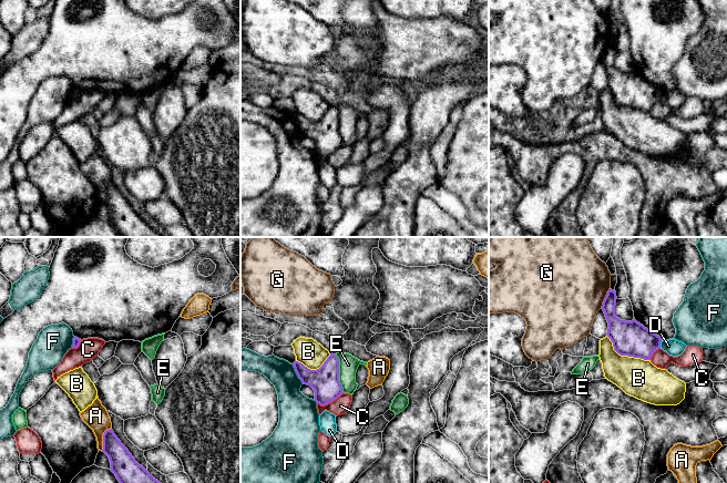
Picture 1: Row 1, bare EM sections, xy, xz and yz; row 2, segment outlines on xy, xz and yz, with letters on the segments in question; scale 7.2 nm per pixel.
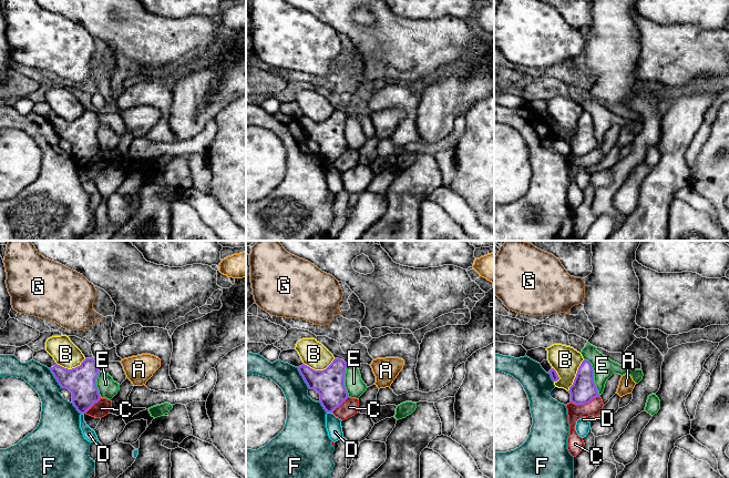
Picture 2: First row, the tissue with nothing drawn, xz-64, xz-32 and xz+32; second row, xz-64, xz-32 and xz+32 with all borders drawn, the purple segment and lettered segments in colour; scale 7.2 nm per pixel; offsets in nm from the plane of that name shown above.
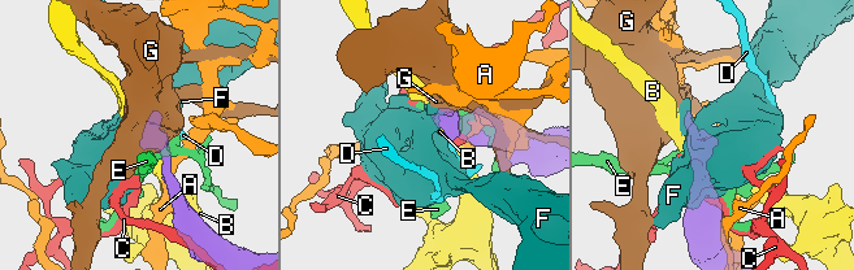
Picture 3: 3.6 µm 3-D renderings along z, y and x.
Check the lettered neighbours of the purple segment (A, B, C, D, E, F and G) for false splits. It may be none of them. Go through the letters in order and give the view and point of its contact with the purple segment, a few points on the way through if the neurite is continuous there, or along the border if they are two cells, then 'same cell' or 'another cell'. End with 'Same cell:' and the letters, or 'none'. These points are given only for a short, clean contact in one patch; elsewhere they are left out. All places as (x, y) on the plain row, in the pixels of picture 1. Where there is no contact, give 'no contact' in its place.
A: meets purple in xy at (103, 189); another cell
B: meets purple in yz at (625, 106); another cell
C: meets purple in xz at (329, 154); border along xz (342, 144), (325, 156), (317, 155); another cell
D: meets purple in yz at (659, 95); border along yz (662, 92), (659, 99); another cell
E: meets purple in xz at (338, 125); border along xz (335, 106), (338, 111), (338, 133), (344, 144); another cell
F: meets purple in xz at (296, 124); another cell
G: meets purple in yz at (605, 50); border along yz (610, 41), (601, 59); another cell
Same cell: none

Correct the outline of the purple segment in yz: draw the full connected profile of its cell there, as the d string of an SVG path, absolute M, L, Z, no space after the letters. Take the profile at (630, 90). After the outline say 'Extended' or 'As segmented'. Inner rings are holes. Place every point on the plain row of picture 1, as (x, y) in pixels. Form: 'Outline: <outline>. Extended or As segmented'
Outline: M610 41L602 61L608 74L607 89L614 102L621 107L651 112L661 100L662 91L636 72L625 73L615 68L616 43Z. As segmented

